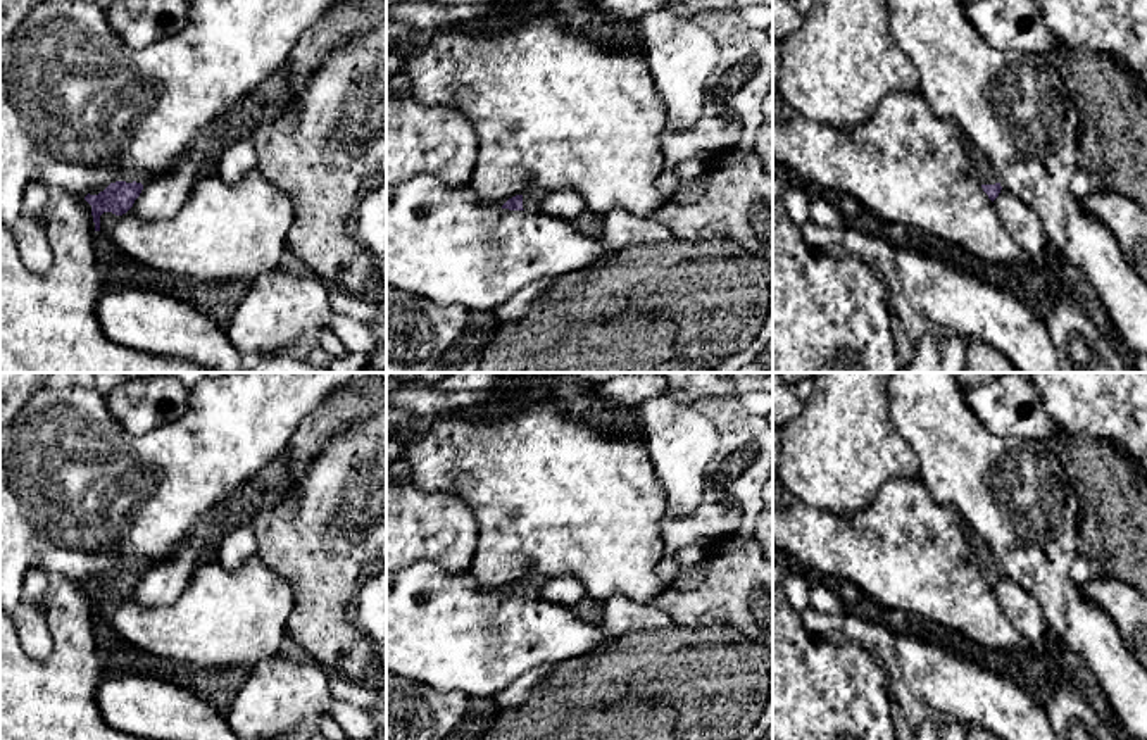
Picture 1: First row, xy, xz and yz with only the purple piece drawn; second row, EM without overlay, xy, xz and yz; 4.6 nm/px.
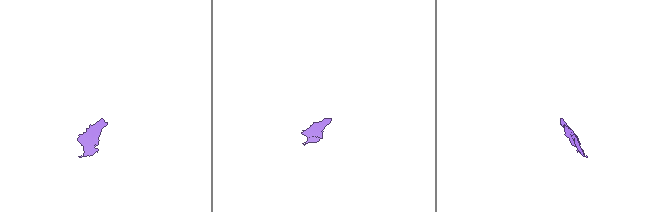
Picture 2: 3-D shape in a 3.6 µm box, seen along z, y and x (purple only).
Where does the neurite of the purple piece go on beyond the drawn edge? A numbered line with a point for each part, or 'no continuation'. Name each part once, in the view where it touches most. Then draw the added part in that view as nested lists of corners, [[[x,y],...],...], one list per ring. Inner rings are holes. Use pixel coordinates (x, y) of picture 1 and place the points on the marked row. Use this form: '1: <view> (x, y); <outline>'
1: yz (987, 175); [[[962,136],[962,147],[966,150],[966,154],[971,157],[976,171],[978,171],[978,178],[981,181],[981,185],[995,185],[999,183],[999,176],[995,172],[995,169],[992,167],[990,160],[987,159],[987,155],[968,138]]]

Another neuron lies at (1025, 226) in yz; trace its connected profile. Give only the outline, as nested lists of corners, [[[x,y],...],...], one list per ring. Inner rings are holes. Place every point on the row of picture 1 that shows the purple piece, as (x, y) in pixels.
[[[1004,188],[993,200],[993,205],[999,219],[1004,223],[1014,241],[1028,254],[1035,267],[1050,273],[1057,281],[1047,252],[1049,240],[1038,214]]]

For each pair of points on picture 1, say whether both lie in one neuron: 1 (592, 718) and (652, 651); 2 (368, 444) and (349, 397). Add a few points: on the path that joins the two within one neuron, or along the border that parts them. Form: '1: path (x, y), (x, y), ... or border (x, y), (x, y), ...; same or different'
1: path (601, 701), (635, 668); same
2: border (357, 416), (352, 420); different

